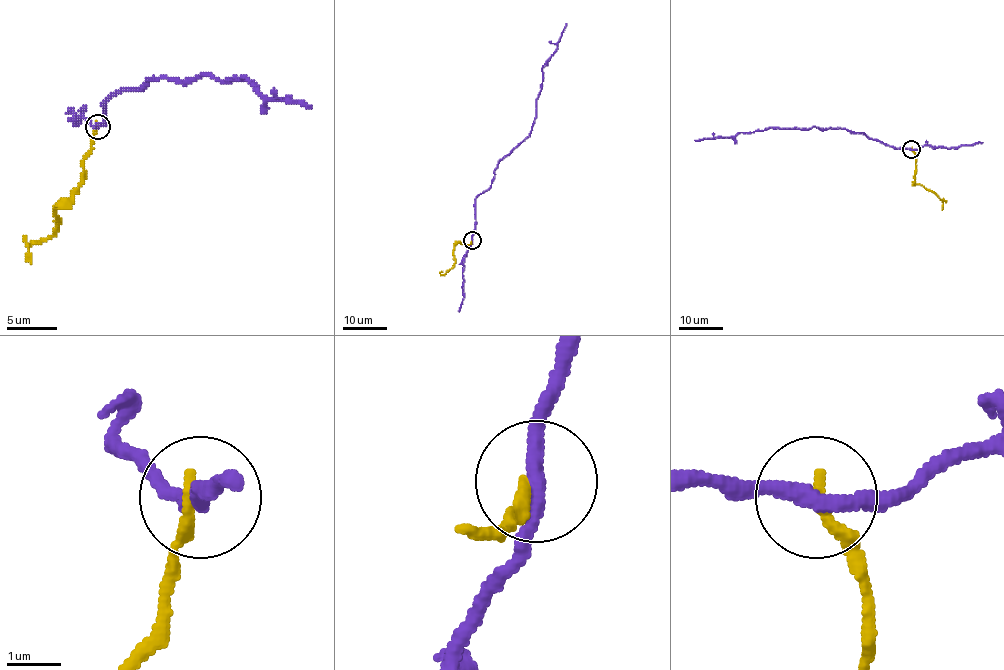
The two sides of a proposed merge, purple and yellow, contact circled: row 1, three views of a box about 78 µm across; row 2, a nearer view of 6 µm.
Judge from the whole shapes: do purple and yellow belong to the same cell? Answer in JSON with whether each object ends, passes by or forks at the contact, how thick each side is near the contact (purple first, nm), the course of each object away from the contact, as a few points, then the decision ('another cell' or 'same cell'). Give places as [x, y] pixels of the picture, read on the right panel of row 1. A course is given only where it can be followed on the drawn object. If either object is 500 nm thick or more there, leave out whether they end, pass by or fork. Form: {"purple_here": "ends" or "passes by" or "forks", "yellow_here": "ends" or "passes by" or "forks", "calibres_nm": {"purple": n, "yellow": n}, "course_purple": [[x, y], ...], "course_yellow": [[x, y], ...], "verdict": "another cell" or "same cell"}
{"purple_here": "passes by", "yellow_here": "ends", "calibres_nm": {"purple": 280, "yellow": 240}, "course_purple": [[912, 149], [890, 147], [864, 133], [812, 127], [770, 128], [694, 140]], "course_yellow": [[912, 149], [914, 181], [945, 201], [942, 210]], "verdict": "another cell"}

